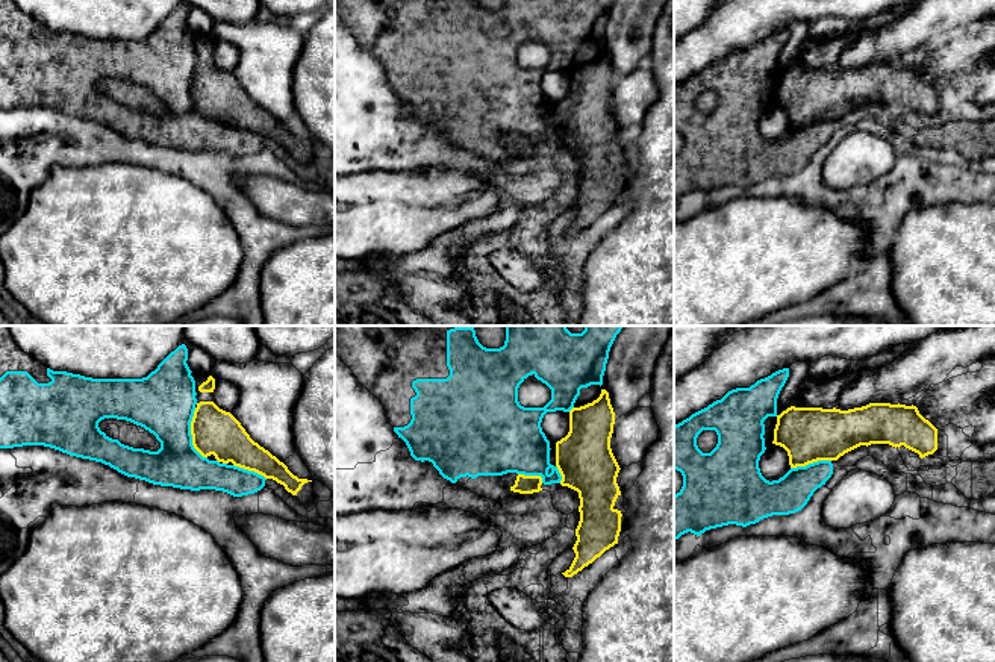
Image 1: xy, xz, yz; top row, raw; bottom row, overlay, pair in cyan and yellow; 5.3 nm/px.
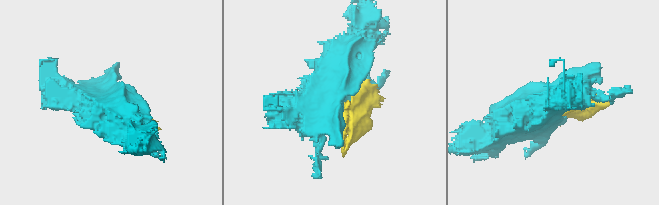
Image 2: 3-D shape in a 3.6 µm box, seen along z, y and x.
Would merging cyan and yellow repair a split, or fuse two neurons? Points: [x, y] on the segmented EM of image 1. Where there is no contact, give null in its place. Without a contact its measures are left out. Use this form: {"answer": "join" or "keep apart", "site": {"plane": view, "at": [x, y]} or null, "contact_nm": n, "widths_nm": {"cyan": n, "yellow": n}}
{"answer": "keep apart", "site": {"plane": "xy", "at": [190, 434]}, "contact_nm": 280, "widths_nm": {"cyan": 340, "yellow": 240}}

